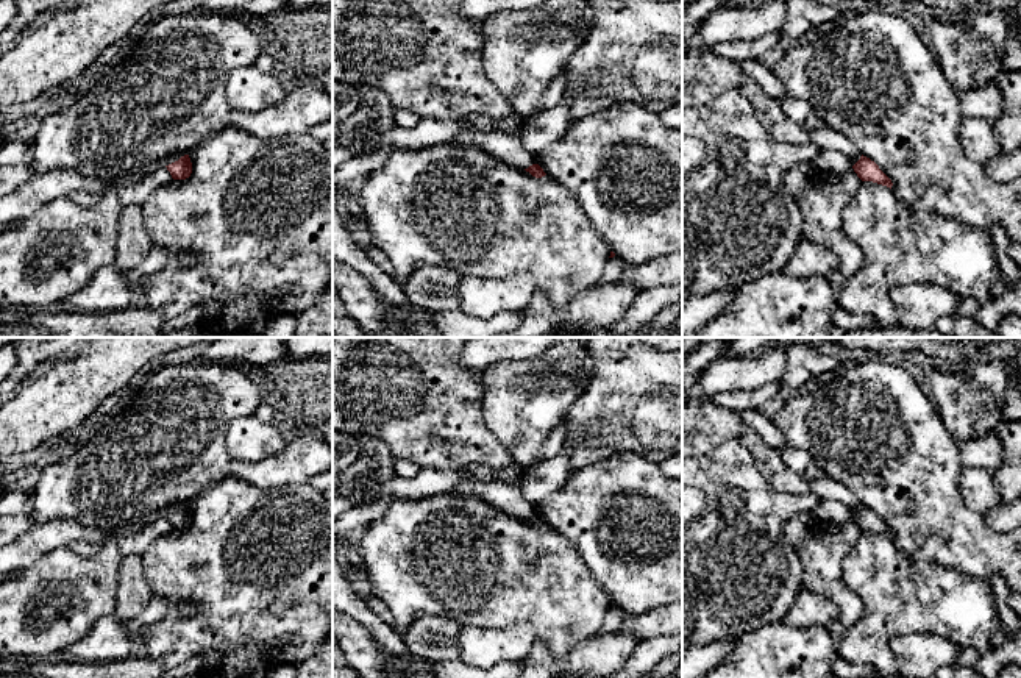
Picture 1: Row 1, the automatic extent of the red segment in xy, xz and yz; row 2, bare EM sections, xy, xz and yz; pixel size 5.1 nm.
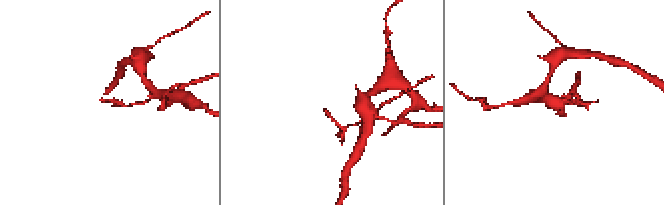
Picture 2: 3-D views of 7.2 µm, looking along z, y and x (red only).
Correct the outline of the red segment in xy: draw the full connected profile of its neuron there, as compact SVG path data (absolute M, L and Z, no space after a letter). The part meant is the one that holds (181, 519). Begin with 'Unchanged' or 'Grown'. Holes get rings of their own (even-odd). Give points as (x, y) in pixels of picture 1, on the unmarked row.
Unchanged. M189 505L181 506L178 511L165 516L173 530L186 530L192 523L192 512Z

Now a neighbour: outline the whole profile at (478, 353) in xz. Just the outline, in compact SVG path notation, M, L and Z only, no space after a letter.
M471 337L462 353L461 362L470 369L486 370L503 361L534 359L546 353L556 337Z

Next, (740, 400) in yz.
M767 383L760 387L738 389L731 392L715 394L710 400L721 408L732 412L743 412L746 409L759 411L767 401L779 397L781 384Z

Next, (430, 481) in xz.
M422 469L415 478L392 478L379 487L375 497L364 503L372 503L379 498L389 498L392 501L417 500L422 497L450 492L459 483L470 480L471 473L467 469Z

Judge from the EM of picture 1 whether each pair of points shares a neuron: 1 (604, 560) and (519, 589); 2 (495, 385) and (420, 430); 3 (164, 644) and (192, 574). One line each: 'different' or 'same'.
1: different
2: different
3: same

